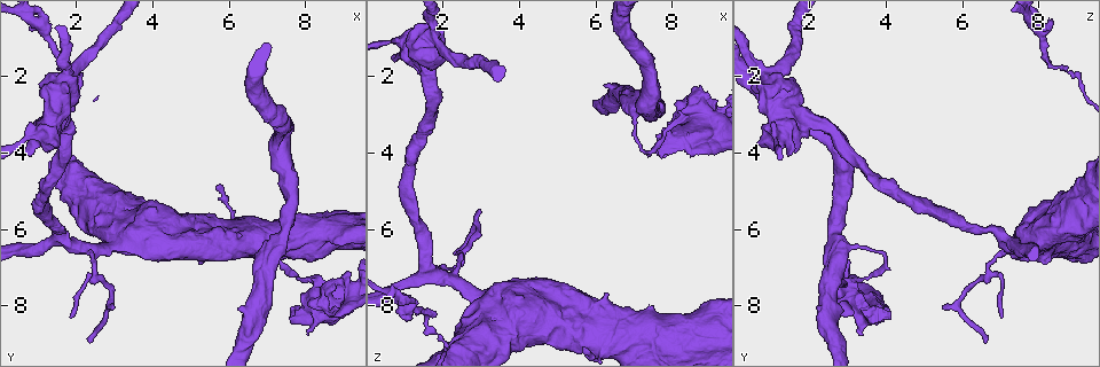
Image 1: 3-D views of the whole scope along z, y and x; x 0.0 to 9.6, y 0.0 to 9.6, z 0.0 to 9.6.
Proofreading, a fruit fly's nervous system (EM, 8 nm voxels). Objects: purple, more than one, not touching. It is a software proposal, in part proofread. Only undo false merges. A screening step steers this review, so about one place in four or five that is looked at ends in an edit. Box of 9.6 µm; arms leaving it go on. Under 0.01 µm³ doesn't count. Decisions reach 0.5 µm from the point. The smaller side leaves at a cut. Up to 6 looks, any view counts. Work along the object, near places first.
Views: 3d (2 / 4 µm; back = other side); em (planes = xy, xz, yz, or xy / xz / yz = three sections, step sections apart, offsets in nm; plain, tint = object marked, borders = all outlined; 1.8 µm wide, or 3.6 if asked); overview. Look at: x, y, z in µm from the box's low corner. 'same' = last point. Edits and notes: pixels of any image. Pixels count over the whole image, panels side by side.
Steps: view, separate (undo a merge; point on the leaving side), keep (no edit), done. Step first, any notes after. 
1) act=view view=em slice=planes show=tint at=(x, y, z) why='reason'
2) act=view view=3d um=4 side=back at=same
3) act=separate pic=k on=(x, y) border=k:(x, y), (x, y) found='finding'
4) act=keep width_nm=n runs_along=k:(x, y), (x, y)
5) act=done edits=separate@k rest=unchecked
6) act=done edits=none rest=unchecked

act=view view=3d um=2 at=(7.00, 6.50, 2.90) why='three-way junction'

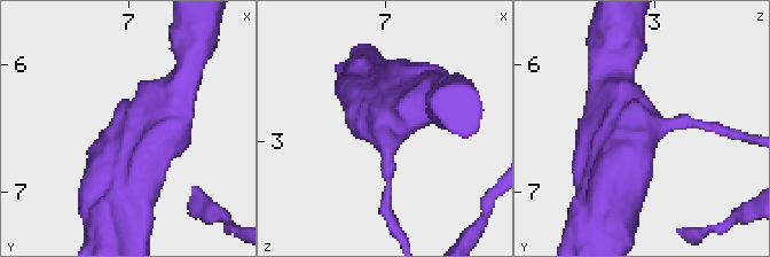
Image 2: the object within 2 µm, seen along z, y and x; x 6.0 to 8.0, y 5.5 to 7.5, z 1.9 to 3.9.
act=view view=em slice=planes show=tint at=(7.02, 6.46, 2.84) why='now the EM'

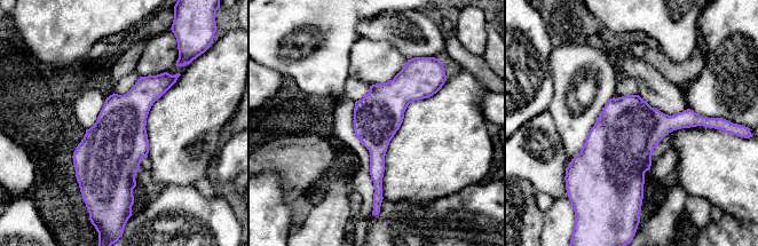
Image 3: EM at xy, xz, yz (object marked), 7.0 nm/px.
act=keep runs_along=3:(412, 62), (377, 117), (379, 189) found='all the same neuron'

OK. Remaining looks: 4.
act=view view=em um=3.6 slice=yz step=8 show=tint at=(8.45, 7.70, 3.10) why='thick turns thin'

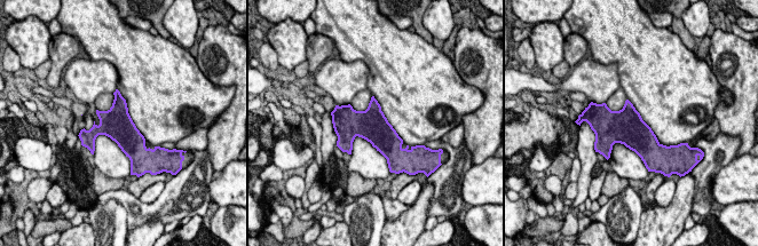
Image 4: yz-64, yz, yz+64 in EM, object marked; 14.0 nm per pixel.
act=separate pic=4 on=(118, 113) found='a second neuron is stuck on'

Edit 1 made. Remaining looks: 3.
act=view view=overview why='see it whole again'

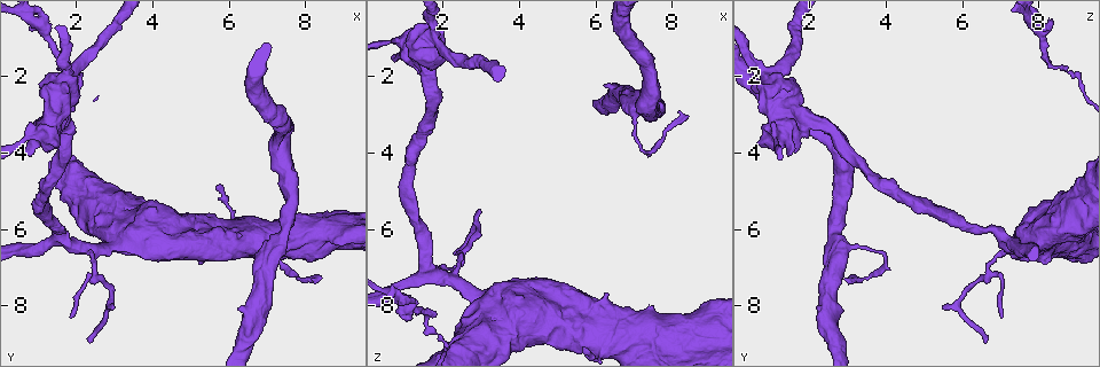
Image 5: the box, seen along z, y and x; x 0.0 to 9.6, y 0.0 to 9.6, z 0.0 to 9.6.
act=view view=em slice=planes show=tint at=(1.05, 0.85, 7.95) why='branch point'

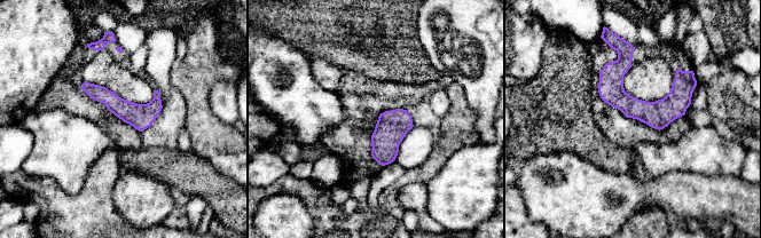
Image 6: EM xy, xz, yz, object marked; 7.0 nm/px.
act=keep runs_along=6:(627, 50), (617, 90), (660, 126) found='continuous, no second neuron'

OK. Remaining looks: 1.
act=done edits=separate@4 rest=unchecked

